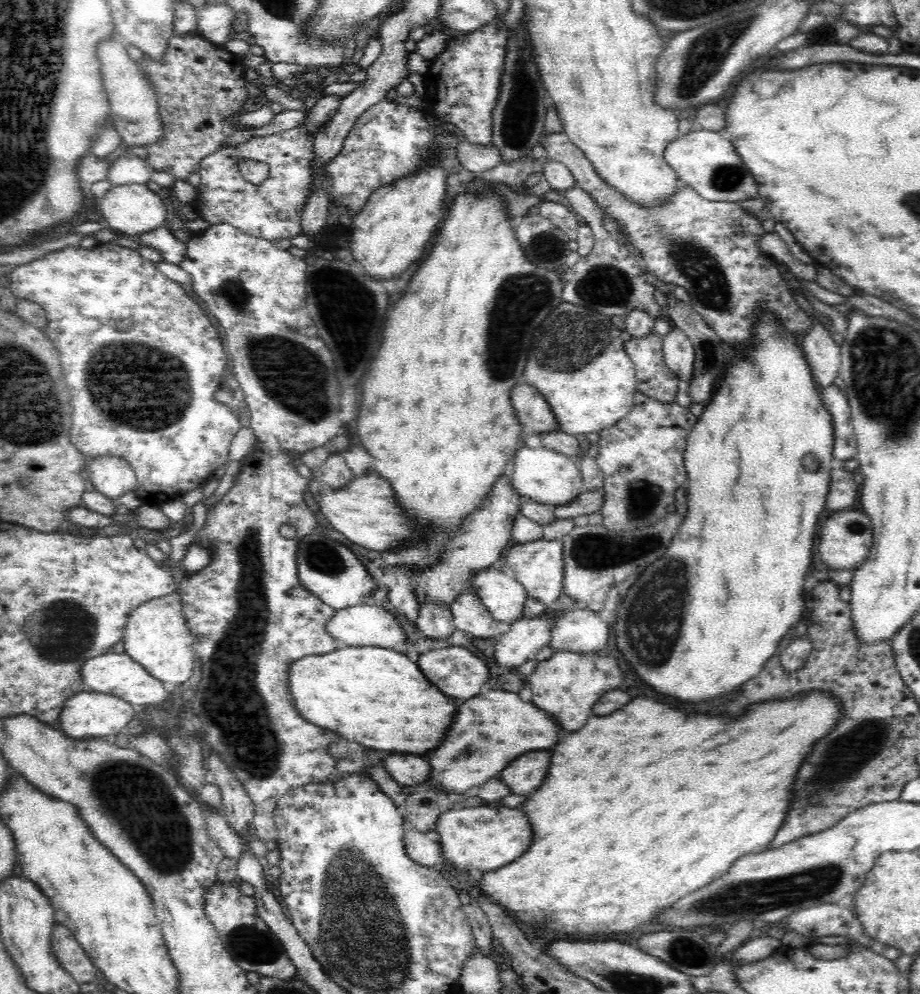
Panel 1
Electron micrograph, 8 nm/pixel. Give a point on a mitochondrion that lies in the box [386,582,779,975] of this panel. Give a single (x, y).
(688, 951)

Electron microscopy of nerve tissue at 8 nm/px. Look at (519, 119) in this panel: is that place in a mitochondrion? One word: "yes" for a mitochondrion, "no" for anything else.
yes

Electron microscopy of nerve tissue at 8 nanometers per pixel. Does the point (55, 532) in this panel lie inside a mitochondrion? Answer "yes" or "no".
no

